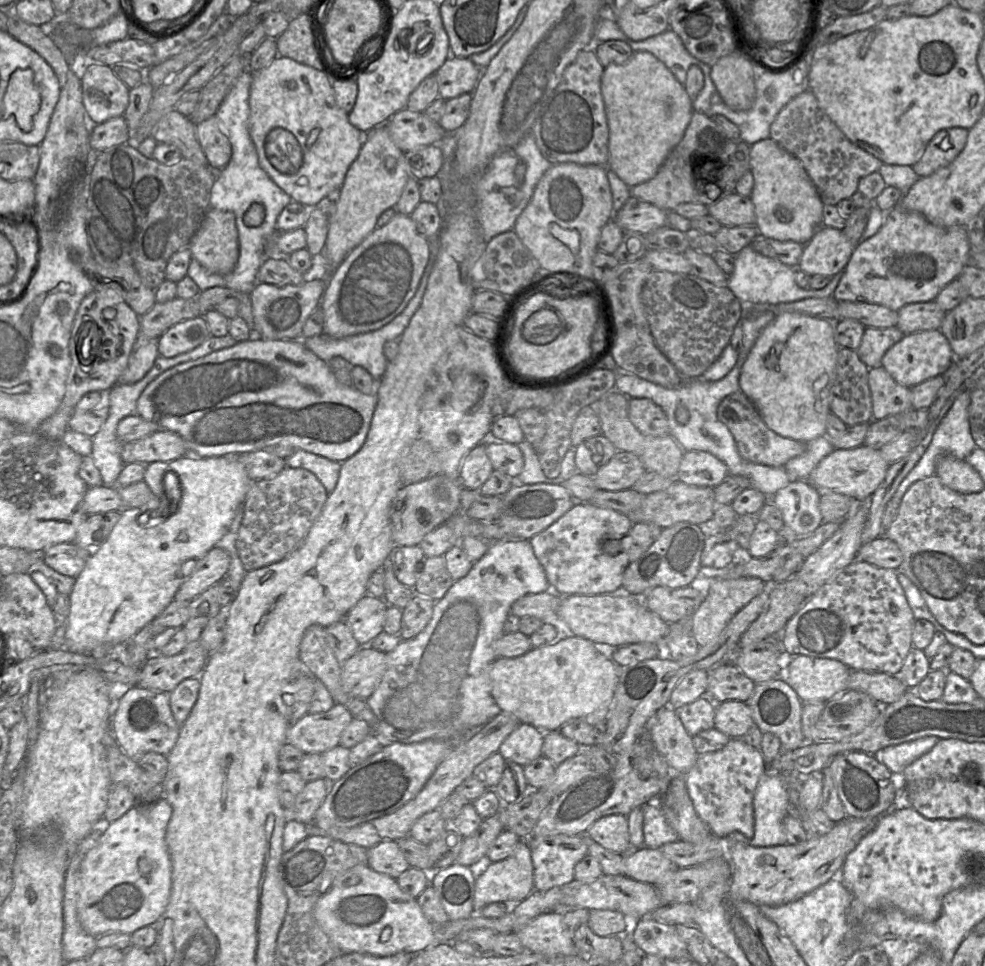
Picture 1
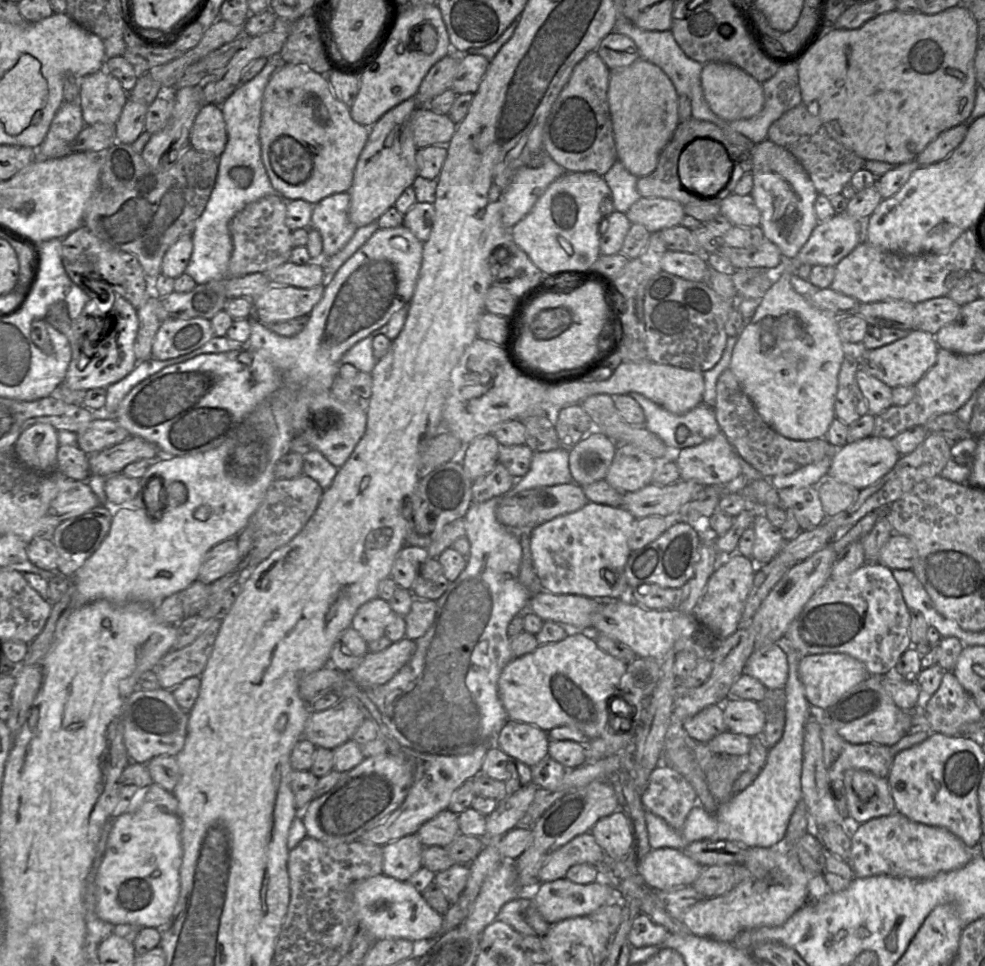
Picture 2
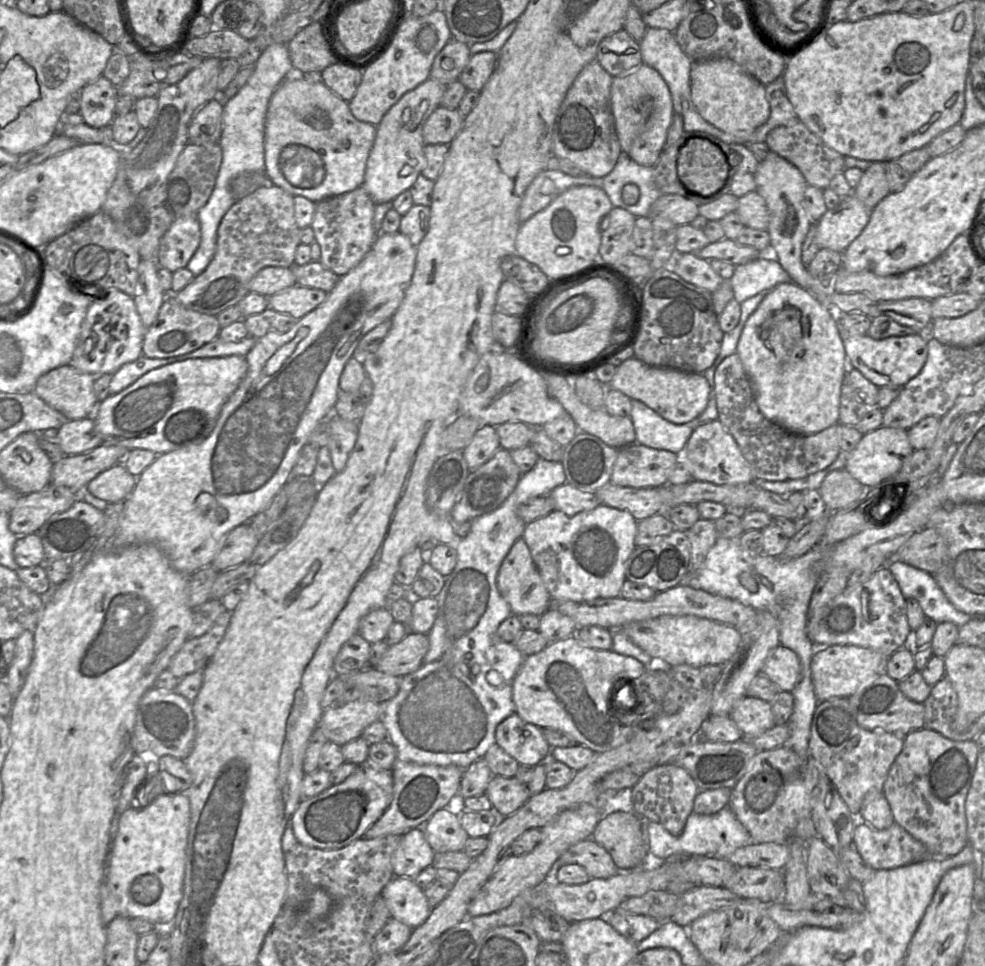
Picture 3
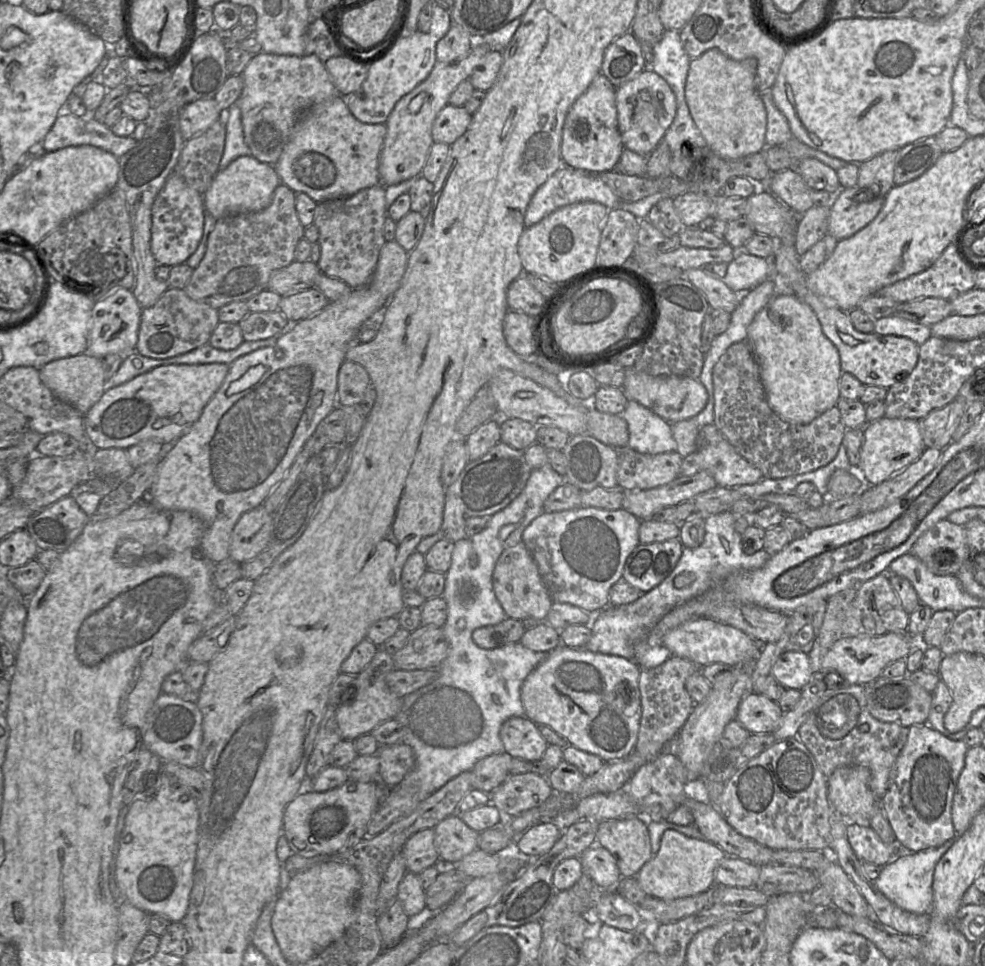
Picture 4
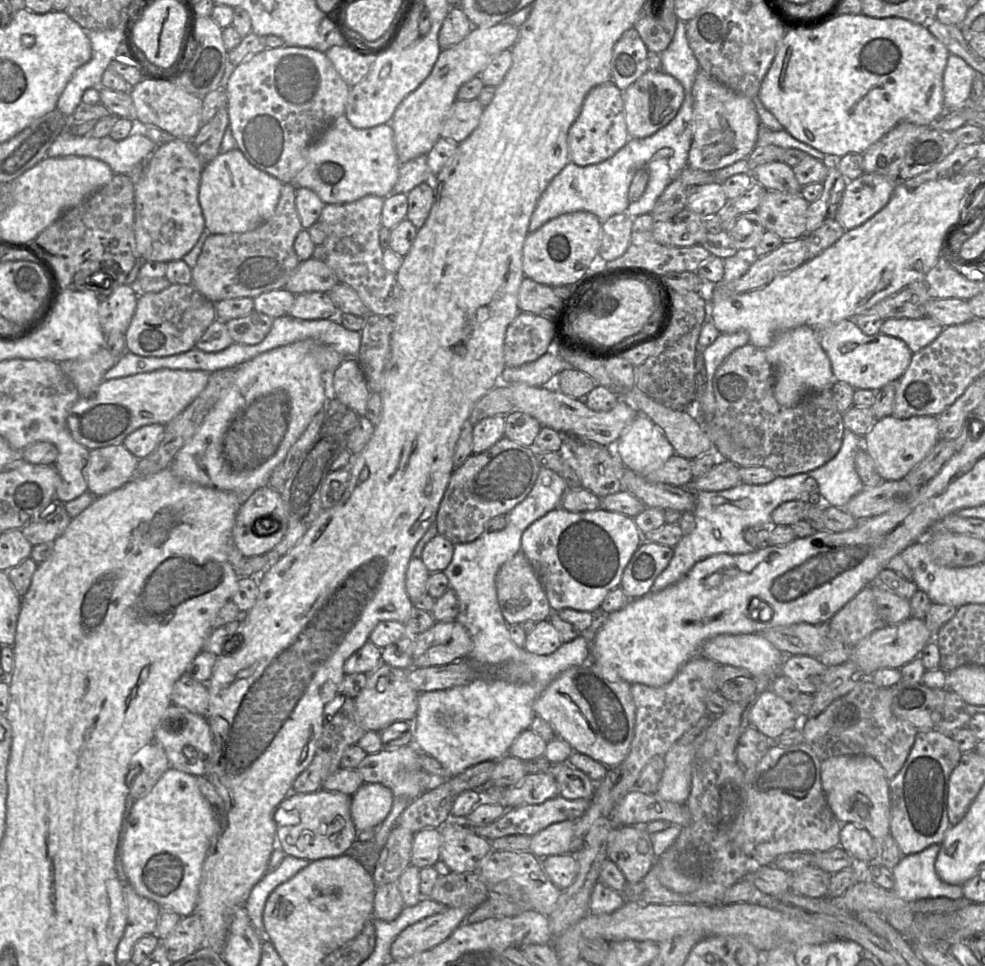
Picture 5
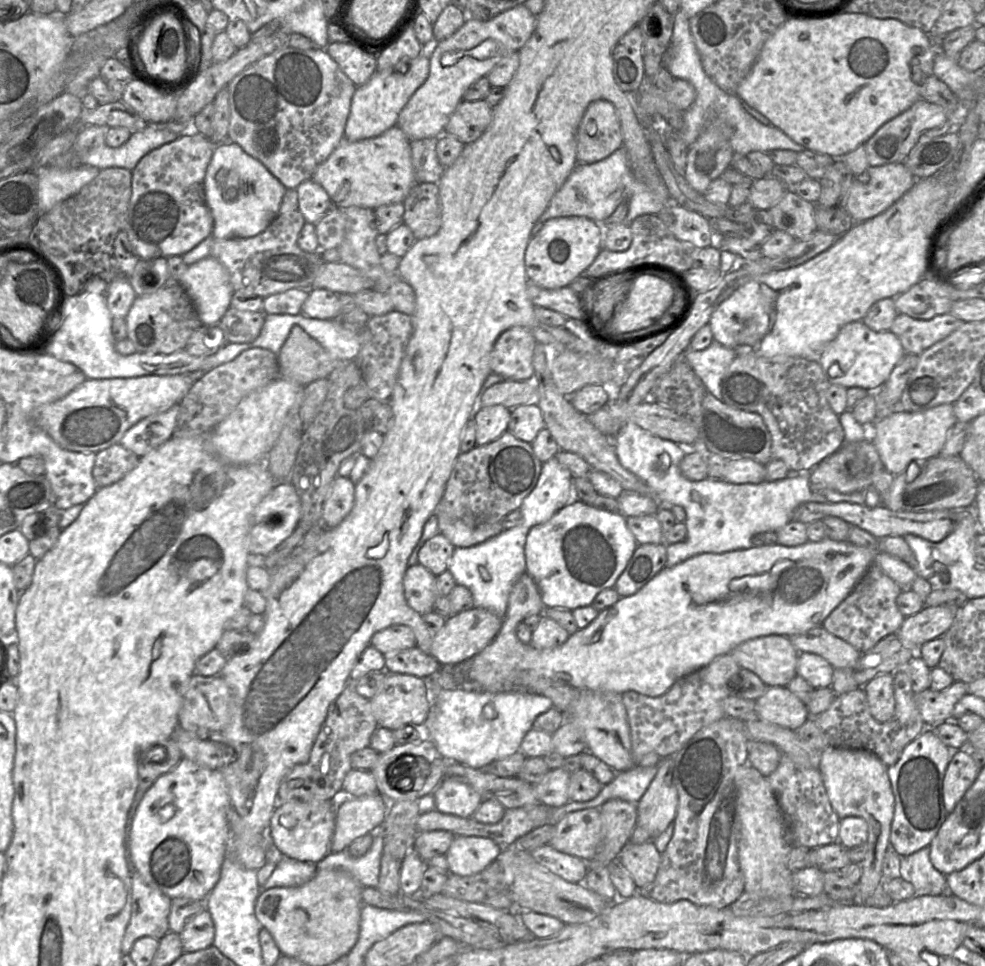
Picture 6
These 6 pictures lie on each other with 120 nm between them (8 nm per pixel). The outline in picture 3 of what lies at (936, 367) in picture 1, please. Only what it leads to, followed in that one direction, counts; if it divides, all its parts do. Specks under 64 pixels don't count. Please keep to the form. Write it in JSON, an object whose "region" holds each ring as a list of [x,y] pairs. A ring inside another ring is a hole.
{"region":[[[834,313],[849,364],[879,388],[883,386],[903,387],[922,370],[927,360],[927,335],[924,333],[875,340],[867,334],[850,333],[840,322],[842,314]]]}

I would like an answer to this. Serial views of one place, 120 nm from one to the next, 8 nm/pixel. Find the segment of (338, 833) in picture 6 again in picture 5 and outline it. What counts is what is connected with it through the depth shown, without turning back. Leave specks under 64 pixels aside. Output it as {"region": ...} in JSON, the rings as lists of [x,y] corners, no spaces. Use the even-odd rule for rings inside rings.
{"region":[[[364,783],[352,795],[350,813],[353,824],[359,832],[378,828],[390,813],[394,795],[380,783]]]}

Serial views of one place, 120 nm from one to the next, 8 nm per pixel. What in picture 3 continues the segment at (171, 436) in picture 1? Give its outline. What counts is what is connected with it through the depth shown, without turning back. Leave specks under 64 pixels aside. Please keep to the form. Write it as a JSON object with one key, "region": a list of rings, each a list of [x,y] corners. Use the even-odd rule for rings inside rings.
{"region":[[[102,444],[82,454],[67,455],[54,463],[50,484],[80,493],[101,472],[122,464],[128,451],[122,446]]]}

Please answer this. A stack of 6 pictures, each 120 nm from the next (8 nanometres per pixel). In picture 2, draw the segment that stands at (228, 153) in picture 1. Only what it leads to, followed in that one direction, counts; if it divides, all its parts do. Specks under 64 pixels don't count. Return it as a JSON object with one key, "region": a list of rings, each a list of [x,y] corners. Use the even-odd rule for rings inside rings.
{"region":[[[214,103],[204,105],[194,120],[190,132],[190,146],[220,157],[226,147],[227,139],[221,105]]]}

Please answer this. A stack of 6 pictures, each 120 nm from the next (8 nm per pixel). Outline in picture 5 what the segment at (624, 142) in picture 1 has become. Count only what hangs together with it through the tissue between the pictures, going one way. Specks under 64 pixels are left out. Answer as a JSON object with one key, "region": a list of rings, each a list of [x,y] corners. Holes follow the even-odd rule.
{"region":[[[646,71],[622,92],[627,131],[630,138],[646,138],[665,127],[677,115],[684,98],[684,88],[675,78],[663,71]]]}

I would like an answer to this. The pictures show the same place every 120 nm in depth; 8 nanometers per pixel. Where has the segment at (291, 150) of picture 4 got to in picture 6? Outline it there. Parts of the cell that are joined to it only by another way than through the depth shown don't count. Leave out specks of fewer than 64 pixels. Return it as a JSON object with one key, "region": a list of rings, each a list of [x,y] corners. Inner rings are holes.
{"region":[[[398,127],[383,134],[349,141],[344,138],[311,178],[328,193],[332,207],[359,206],[377,209],[382,205],[403,202],[416,184],[411,155],[411,140]]]}

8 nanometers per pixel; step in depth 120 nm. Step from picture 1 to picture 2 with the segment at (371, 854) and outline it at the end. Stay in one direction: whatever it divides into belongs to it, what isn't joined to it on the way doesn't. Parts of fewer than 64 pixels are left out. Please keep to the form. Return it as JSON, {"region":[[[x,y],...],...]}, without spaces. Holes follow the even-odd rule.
{"region":[[[417,833],[383,846],[382,874],[400,881],[408,881],[422,867],[423,847]]]}

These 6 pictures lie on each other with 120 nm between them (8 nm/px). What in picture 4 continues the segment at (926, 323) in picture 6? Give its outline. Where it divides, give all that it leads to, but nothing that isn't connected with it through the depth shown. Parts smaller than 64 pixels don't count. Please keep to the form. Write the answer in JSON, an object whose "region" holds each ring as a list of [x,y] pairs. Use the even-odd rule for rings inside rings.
{"region":[[[899,316],[877,319],[874,323],[874,333],[905,337],[912,340],[918,346],[921,346],[932,336],[931,327]]]}

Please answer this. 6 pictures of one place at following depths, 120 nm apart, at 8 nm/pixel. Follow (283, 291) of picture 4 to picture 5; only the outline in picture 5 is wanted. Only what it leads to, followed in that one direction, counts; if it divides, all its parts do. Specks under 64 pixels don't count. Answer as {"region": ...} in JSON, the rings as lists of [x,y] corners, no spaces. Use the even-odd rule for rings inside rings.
{"region":[[[311,257],[301,261],[284,288],[295,295],[312,291],[329,293],[338,283],[336,274],[325,261]]]}

